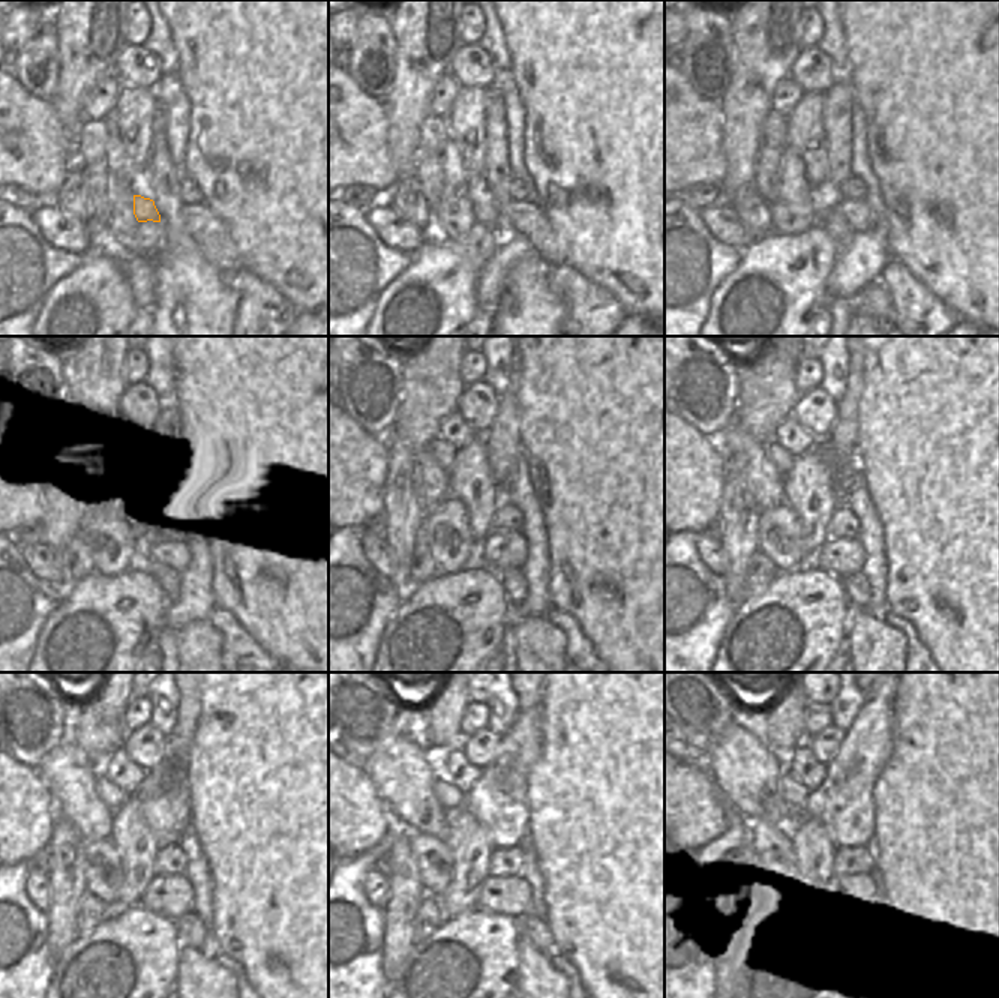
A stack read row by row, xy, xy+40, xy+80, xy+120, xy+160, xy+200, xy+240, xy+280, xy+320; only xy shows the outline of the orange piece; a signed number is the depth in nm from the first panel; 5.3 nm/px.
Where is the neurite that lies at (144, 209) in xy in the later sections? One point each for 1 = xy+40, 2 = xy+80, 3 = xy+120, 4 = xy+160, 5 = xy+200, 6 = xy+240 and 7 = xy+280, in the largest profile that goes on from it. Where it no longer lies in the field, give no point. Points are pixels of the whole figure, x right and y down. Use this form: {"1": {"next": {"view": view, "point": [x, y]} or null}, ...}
{"1": {"next": {"view": "xy+40", "point": [488, 213]}}, "2": {"next": {"view": "xy+80", "point": [830, 219]}}, "3": {"next": {"view": "xy+120", "point": [168, 575]}}, "4": {"next": {"view": "xy+160", "point": [513, 583]}}, "5": {"next": {"view": "xy+200", "point": [857, 590]}}, "6": {"next": {"view": "xy+240", "point": [192, 932]}}, "7": {"next": {"view": "xy+280", "point": [534, 929]}}}

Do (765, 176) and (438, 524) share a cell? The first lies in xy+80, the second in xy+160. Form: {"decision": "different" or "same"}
{"decision": "different"}

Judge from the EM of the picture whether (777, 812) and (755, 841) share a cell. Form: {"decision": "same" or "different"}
{"decision": "different"}

